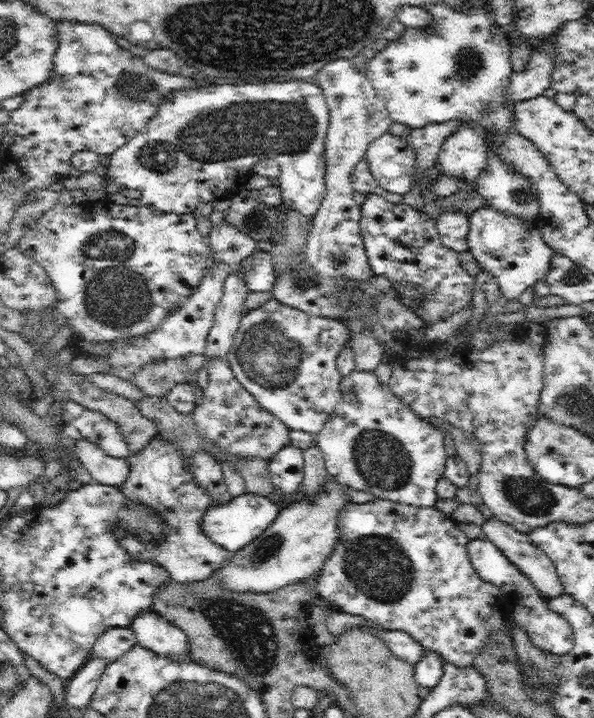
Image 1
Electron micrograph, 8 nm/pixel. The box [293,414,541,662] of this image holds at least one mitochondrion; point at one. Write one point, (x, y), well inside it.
(379, 567)

